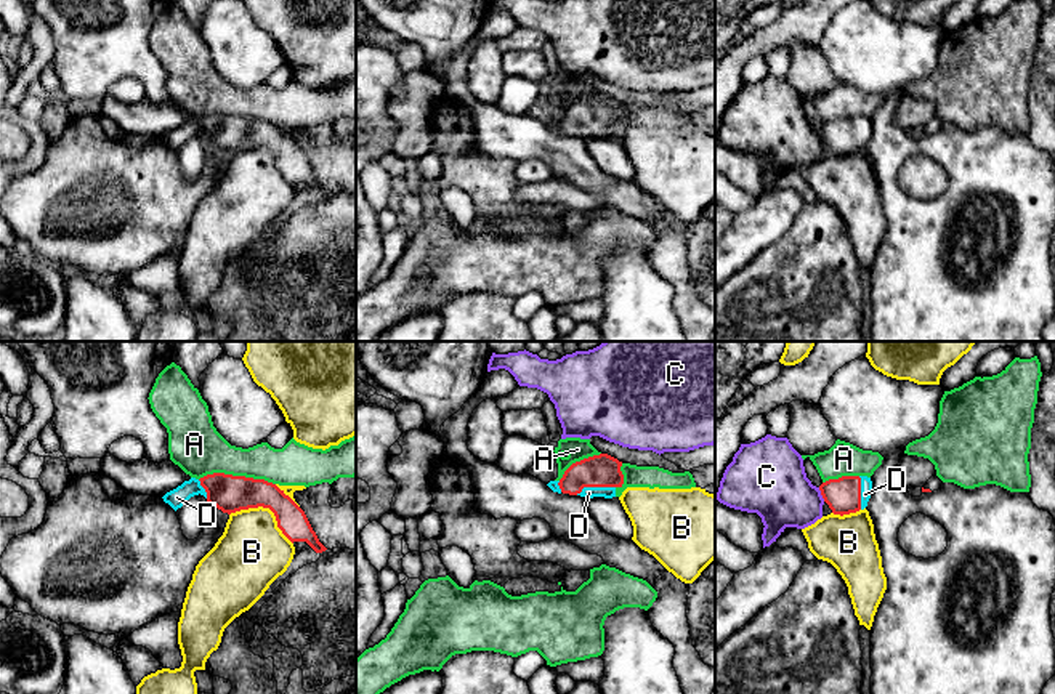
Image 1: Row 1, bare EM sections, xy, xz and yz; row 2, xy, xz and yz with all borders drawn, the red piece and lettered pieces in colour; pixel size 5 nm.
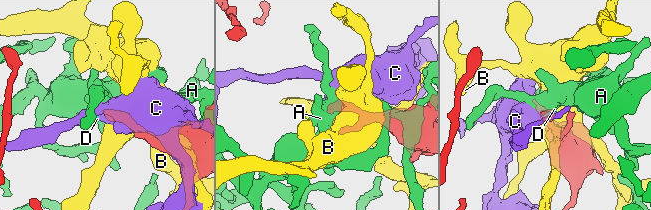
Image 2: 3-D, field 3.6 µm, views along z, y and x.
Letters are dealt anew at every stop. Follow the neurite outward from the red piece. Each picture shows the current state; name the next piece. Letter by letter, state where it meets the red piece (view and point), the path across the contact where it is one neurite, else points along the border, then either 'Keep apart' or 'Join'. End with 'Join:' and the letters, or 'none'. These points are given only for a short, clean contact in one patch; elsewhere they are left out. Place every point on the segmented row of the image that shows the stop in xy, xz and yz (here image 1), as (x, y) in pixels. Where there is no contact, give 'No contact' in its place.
A: Touches red at xy (238, 476). Keep apart
B: Touches red at xy (266, 507). Keep apart
C: Touches red at yz (821, 494). Boundary: yz (818, 488), (824, 500). Keep apart
D: Touches red at xz (595, 486). Path across: xz (603, 470), (595, 486), (589, 492). Join
Join: D

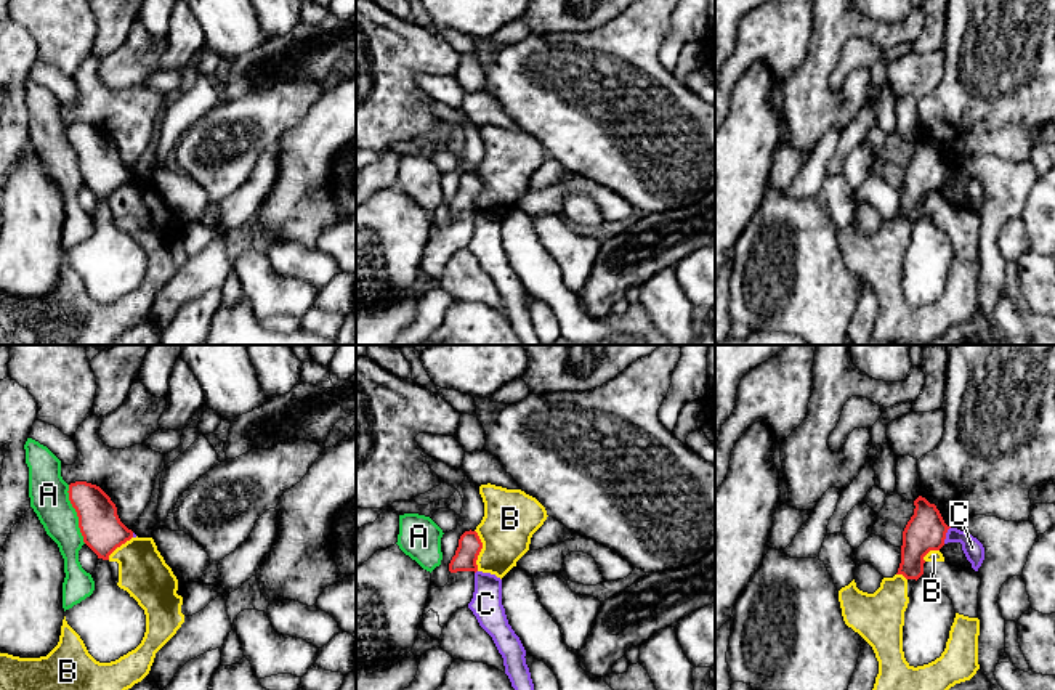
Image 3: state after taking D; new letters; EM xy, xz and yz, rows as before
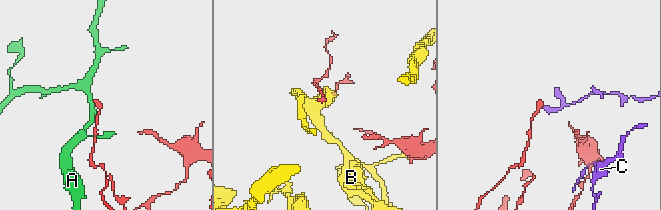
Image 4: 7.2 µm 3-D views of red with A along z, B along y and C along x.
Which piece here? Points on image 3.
A: Touches red at xy (77, 514). Keep apart
B: Touches red at xz (480, 551). Keep apart
C: Touches red at yz (945, 535). Boundary: yz (949, 527), (943, 543). Keep apart
Join: none

